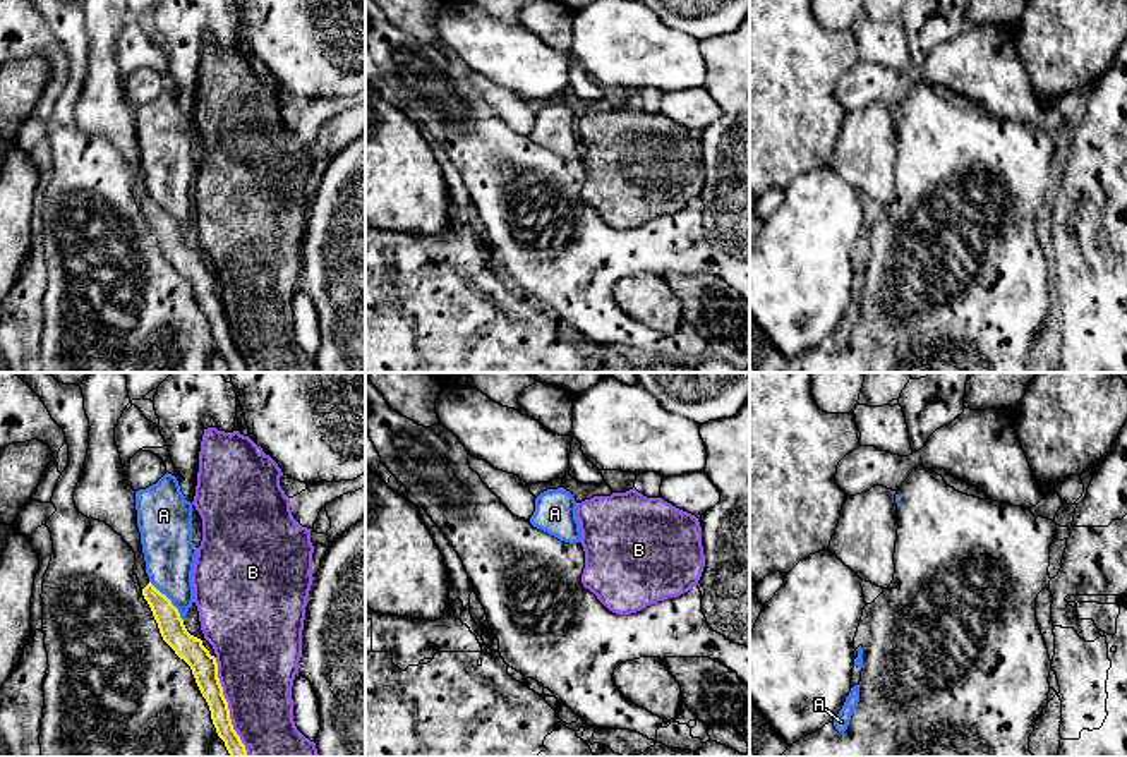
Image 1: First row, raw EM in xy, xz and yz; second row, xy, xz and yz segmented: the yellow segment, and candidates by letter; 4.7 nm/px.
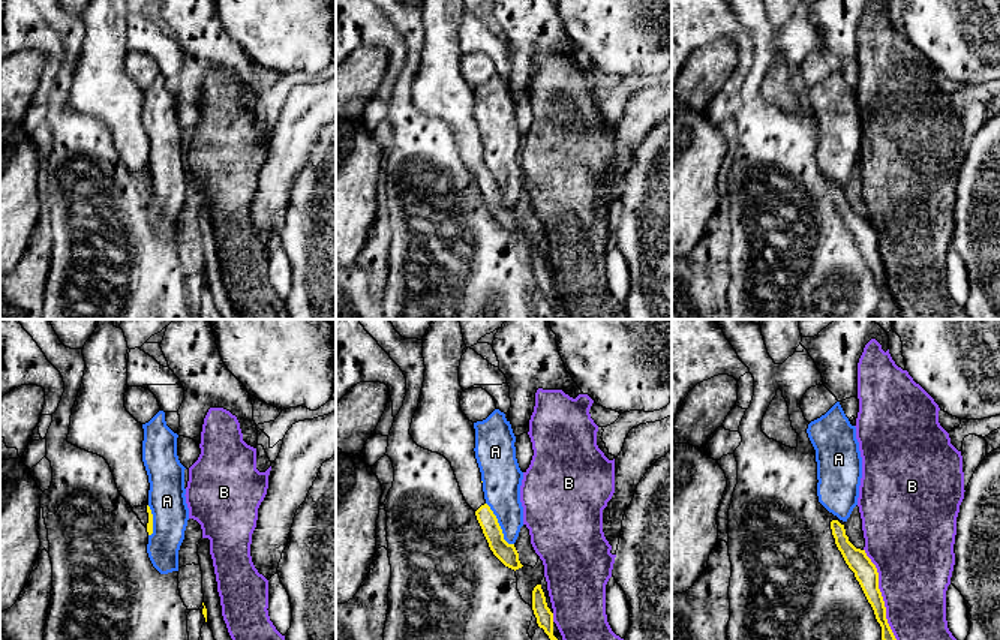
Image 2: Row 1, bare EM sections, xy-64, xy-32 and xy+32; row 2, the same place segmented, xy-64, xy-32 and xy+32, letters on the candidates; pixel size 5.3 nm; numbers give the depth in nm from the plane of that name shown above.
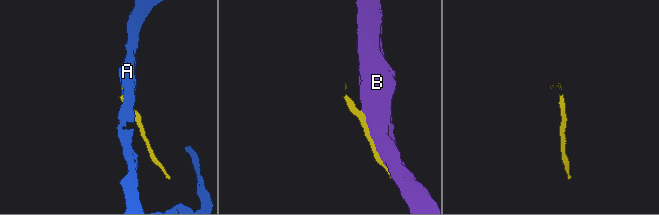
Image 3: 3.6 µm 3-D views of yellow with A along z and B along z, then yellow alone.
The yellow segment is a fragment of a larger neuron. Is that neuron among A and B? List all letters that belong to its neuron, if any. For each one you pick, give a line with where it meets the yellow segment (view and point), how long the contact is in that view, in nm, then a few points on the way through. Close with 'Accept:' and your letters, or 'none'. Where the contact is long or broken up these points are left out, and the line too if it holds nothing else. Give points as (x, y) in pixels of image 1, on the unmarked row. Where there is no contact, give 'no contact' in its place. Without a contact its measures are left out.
Accept: none

